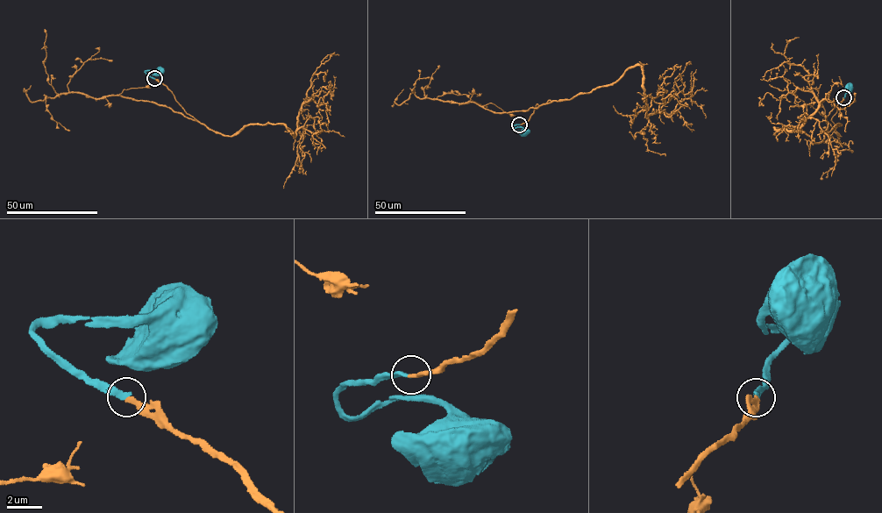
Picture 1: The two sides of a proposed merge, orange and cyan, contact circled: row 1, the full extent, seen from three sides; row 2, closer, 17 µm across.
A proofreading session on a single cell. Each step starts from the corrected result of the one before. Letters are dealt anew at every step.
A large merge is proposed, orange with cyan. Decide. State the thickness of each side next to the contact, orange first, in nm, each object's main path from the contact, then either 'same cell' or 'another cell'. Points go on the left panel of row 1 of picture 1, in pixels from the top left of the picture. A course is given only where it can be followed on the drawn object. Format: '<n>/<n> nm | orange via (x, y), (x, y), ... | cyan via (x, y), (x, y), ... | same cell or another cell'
240/280 nm | orange via (154, 78), (187, 113), (231, 136), (267, 122), (295, 136), (303, 103), (330, 105) | cyan via (154, 78), (145, 71), (160, 72) | same cell

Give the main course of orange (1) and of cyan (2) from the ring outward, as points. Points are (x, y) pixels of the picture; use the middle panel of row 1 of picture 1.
1: (519, 124), (536, 104), (613, 85), (638, 65), (651, 115), (679, 91), (675, 78), (691, 64)
2: (519, 124), (512, 127), (521, 126), (524, 132)

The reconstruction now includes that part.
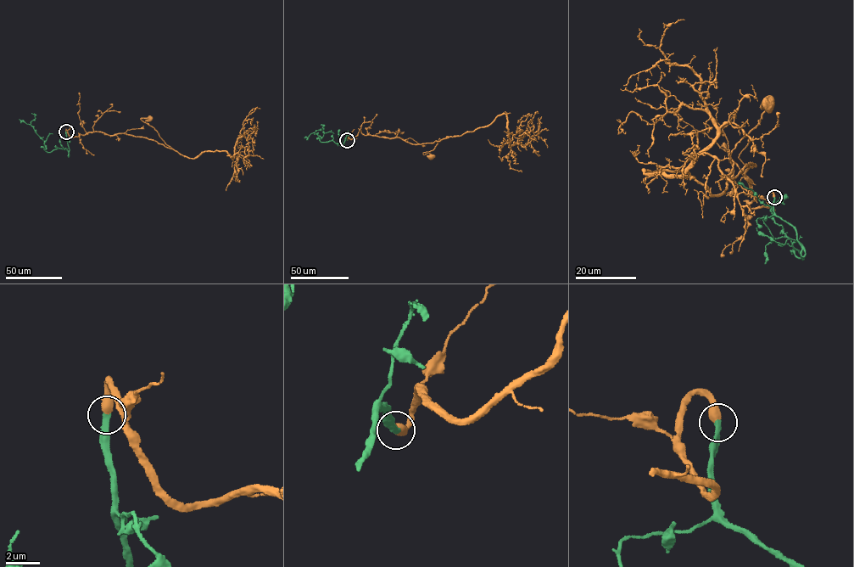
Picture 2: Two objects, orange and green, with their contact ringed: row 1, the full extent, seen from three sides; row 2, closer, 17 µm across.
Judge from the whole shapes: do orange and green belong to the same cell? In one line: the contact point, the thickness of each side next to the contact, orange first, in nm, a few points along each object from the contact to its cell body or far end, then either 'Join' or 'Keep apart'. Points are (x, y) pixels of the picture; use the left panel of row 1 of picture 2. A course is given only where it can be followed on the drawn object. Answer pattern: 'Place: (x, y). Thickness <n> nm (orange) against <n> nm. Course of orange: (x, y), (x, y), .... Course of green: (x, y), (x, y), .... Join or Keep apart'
Place: (66, 131). Thickness 500 nm (orange) against 360 nm. Course of orange: (65, 131), (72, 137), (97, 131), (126, 133), (153, 139), (173, 149), (140, 119), (149, 119). Course of green: (65, 131), (69, 151), (58, 148), (47, 152), (44, 149), (43, 141), (30, 124), (35, 118), (31, 113). Join

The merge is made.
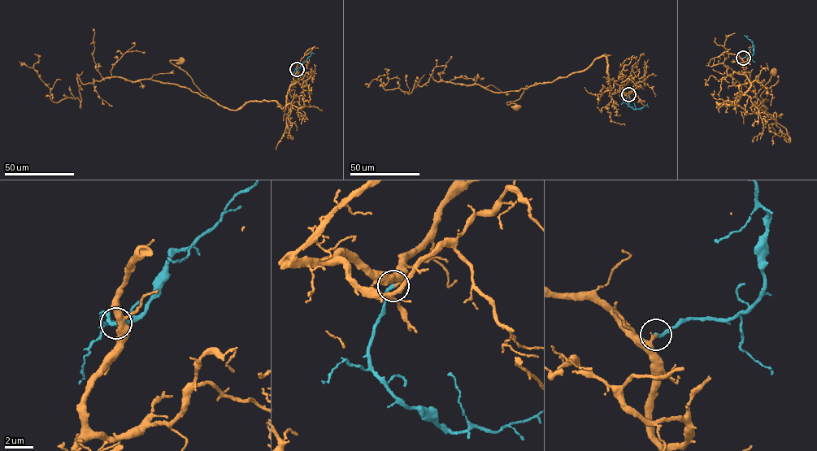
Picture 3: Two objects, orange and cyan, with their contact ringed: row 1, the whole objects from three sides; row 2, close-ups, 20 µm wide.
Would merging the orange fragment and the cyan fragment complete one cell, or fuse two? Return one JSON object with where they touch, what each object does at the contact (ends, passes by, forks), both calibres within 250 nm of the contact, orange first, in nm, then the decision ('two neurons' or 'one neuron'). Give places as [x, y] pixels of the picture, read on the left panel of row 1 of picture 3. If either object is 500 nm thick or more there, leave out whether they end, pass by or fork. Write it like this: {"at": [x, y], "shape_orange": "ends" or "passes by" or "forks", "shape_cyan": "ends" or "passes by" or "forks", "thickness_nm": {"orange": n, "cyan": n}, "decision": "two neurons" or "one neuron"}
{"at": [297, 69], "shape_orange": "ends", "shape_cyan": "ends", "thickness_nm": {"orange": 200, "cyan": 240}, "decision": "one neuron"}

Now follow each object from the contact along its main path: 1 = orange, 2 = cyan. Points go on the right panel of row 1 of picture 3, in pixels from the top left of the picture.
1: (743, 58), (749, 87), (733, 104), (718, 104), (734, 102), (749, 114), (753, 113), (757, 93), (774, 72)
2: (743, 58), (753, 53), (753, 46), (748, 36)

